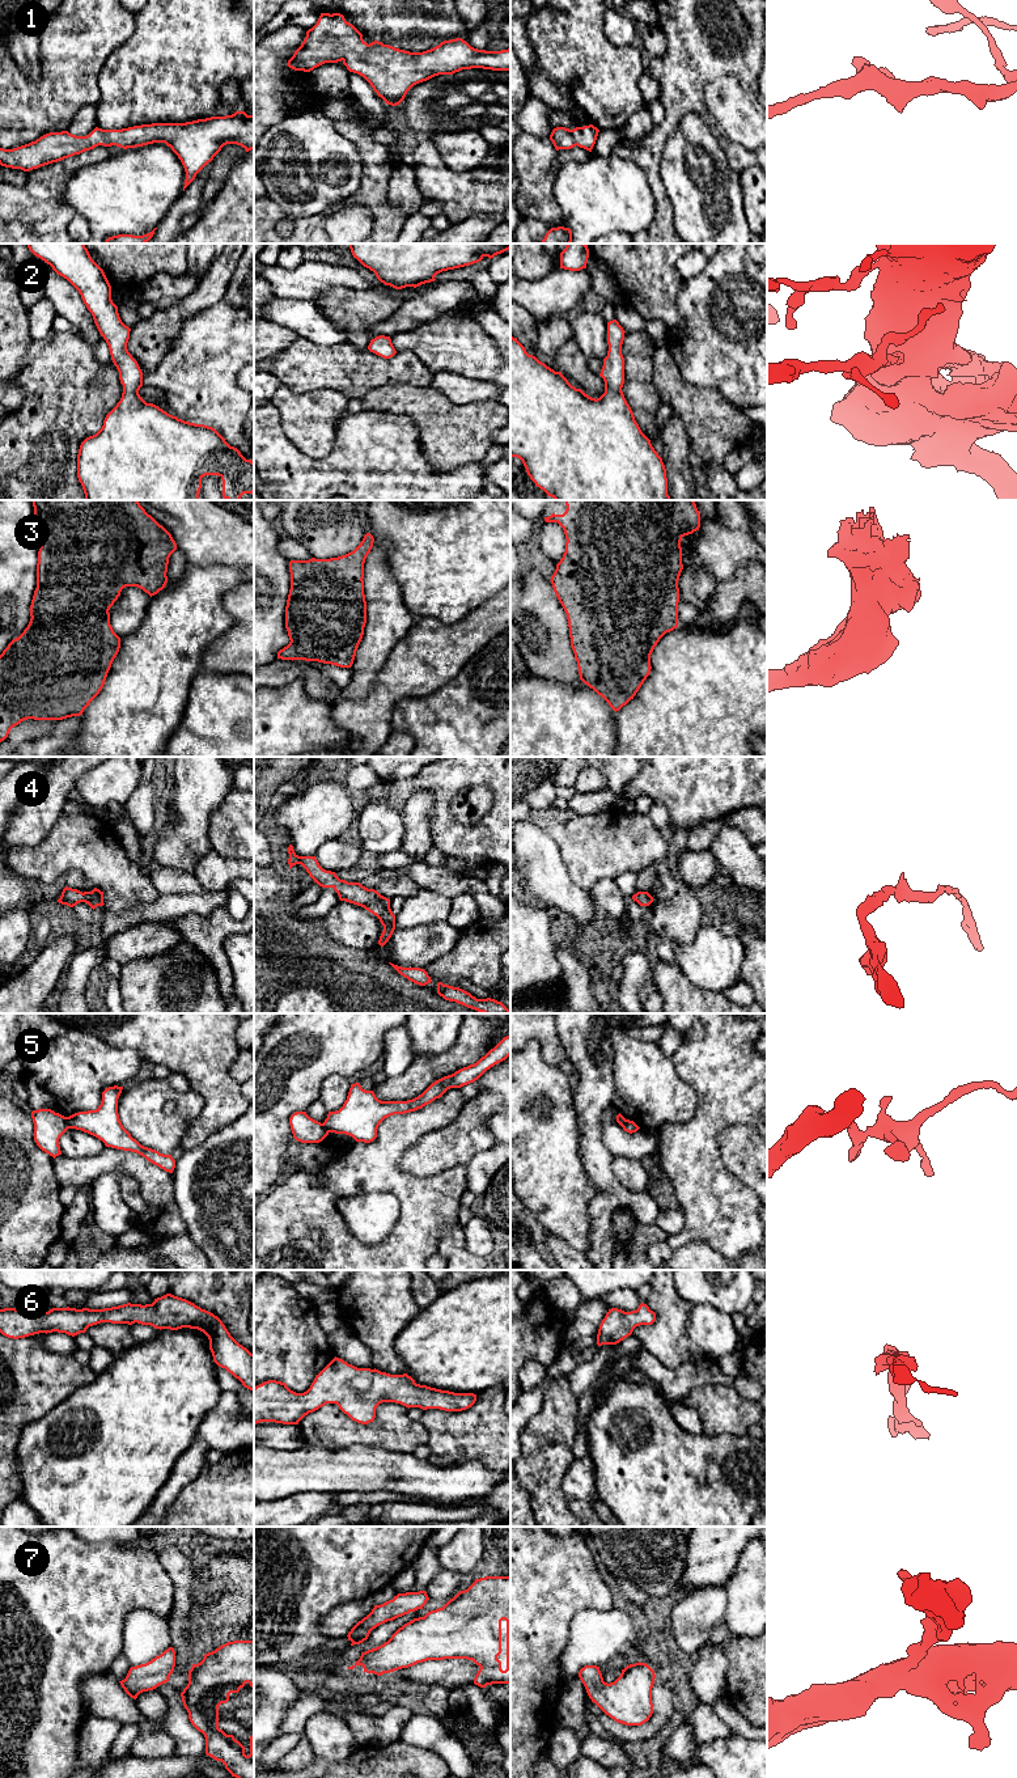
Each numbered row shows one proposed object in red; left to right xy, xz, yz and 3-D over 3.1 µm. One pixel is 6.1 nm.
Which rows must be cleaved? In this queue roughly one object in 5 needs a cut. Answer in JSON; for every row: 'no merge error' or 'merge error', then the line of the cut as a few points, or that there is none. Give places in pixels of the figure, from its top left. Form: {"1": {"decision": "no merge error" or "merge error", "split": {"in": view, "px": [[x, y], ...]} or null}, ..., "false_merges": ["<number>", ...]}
{"1": {"decision": "no merge error", "split": null}, "2": {"decision": "no merge error", "split": null}, "3": {"decision": "no merge error", "split": null}, "4": {"decision": "no merge error", "split": null}, "5": {"decision": "merge error", "split": {"in": "xy", "px": [[64, 1117], [70, 1127]]}}, "6": {"decision": "no merge error", "split": null}, "7": {"decision": "no merge error", "split": null}, "false_merges": ["5"]}

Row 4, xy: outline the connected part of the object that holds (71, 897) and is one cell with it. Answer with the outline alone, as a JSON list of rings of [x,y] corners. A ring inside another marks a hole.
[[[65,886],[62,892],[60,898],[58,899],[59,903],[67,905],[69,907],[76,906],[80,902],[88,903],[93,910],[97,906],[103,906],[103,892],[94,888],[92,892],[80,892],[77,889],[72,889]]]

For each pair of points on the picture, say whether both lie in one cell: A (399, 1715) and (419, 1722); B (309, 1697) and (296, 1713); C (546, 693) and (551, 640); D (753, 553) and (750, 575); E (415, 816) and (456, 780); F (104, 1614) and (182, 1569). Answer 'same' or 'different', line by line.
A: different
B: same
C: different
D: different
E: different
F: different

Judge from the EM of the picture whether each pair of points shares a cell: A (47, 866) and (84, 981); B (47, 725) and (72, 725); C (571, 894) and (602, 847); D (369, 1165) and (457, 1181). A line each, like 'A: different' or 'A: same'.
A: different
B: different
C: different
D: same

